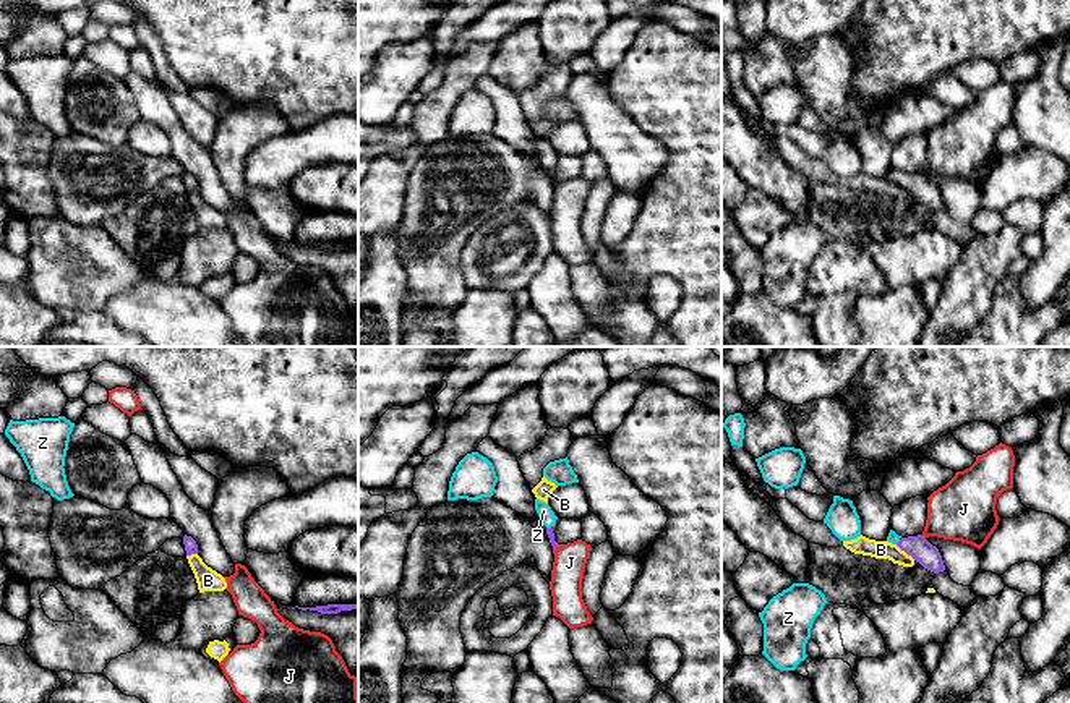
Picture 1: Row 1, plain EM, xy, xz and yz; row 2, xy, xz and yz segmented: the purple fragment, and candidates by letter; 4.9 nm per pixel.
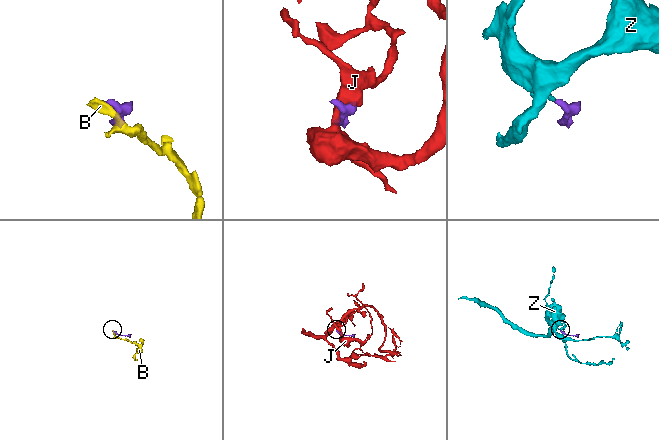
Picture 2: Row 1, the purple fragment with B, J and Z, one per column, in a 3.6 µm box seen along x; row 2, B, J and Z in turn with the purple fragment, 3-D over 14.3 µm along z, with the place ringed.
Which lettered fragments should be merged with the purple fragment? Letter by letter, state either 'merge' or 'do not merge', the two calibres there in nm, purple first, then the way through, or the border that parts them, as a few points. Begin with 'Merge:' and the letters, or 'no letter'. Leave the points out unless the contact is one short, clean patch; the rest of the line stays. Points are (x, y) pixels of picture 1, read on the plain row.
Merge: Z
B: do not merge | 110/100 nm | along yz (895, 182), (915, 196)
J: do not merge | 110/300 nm
Z: merge | 40/80 nm | across xz (550, 170), (548, 166), (547, 153)

